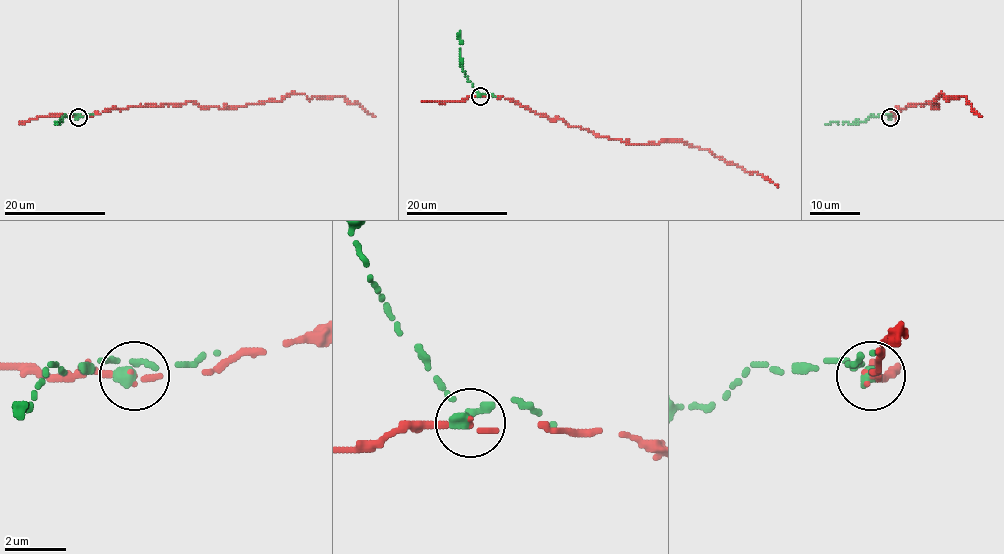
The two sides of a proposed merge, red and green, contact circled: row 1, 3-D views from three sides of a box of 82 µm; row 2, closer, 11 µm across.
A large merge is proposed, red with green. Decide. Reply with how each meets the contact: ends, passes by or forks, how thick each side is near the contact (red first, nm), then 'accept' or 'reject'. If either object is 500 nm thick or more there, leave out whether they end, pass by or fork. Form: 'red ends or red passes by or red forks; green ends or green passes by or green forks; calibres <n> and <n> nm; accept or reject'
red ends; green passes by; calibres 200 and 300 nm; reject

